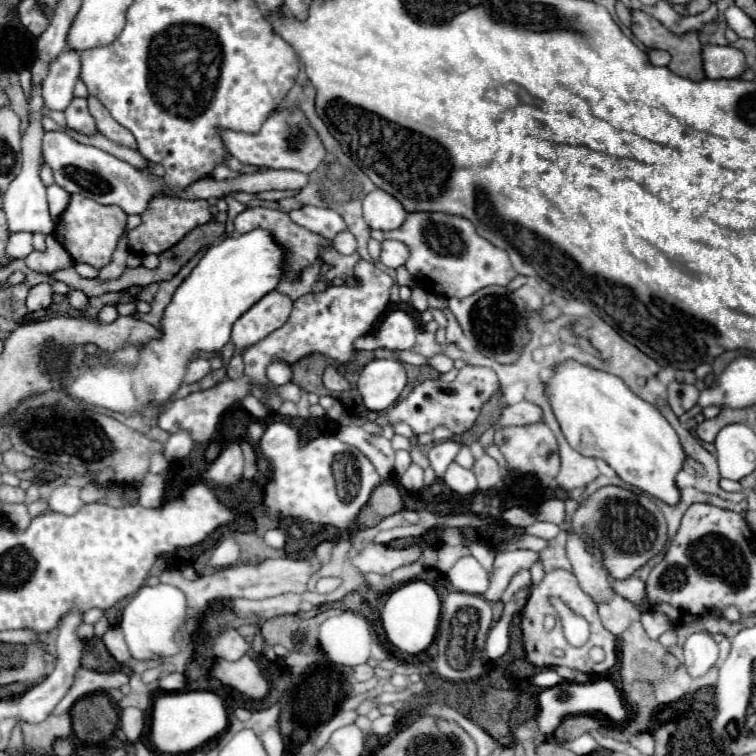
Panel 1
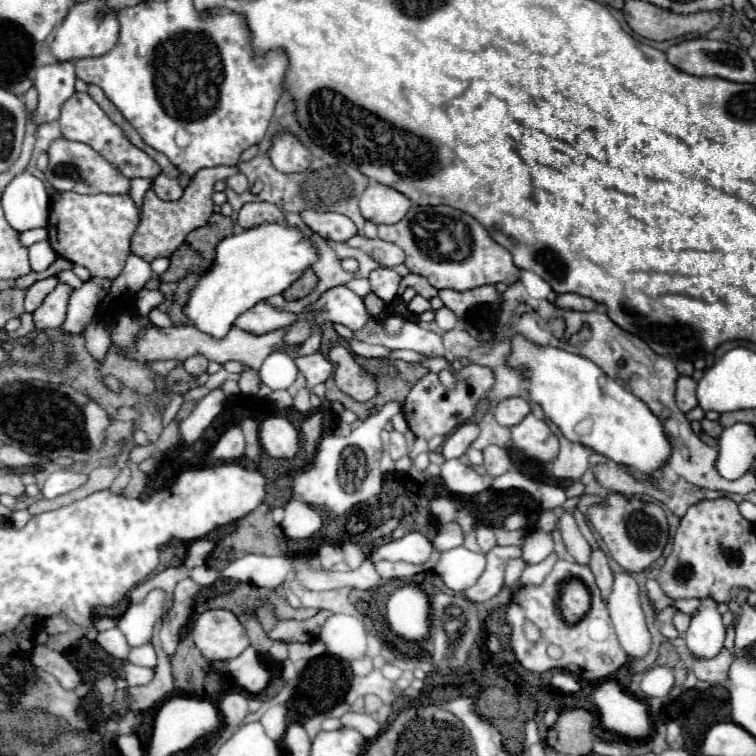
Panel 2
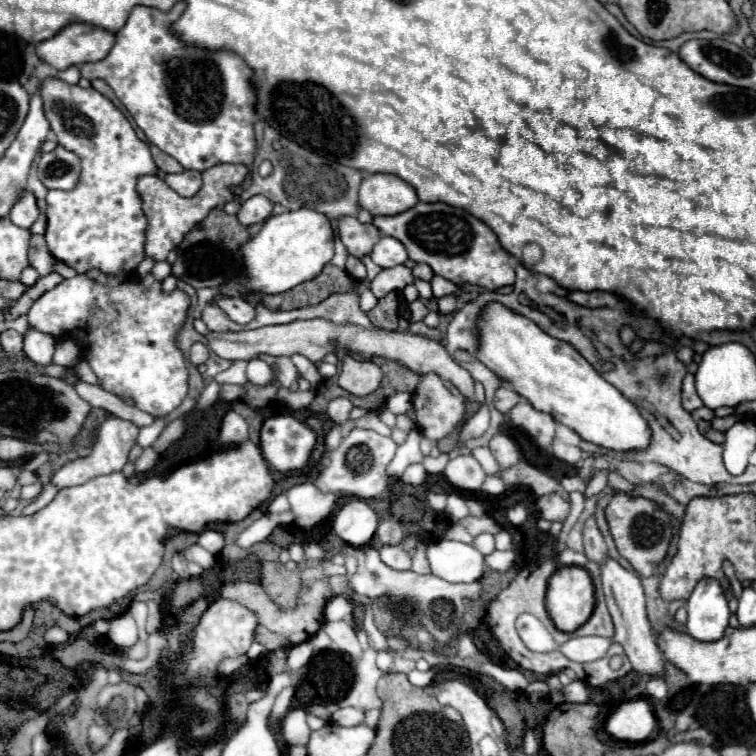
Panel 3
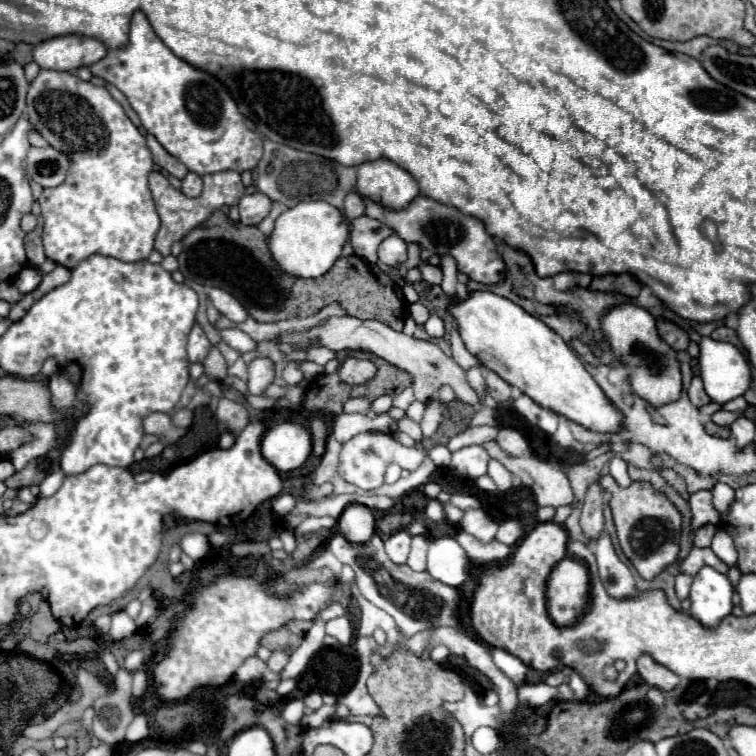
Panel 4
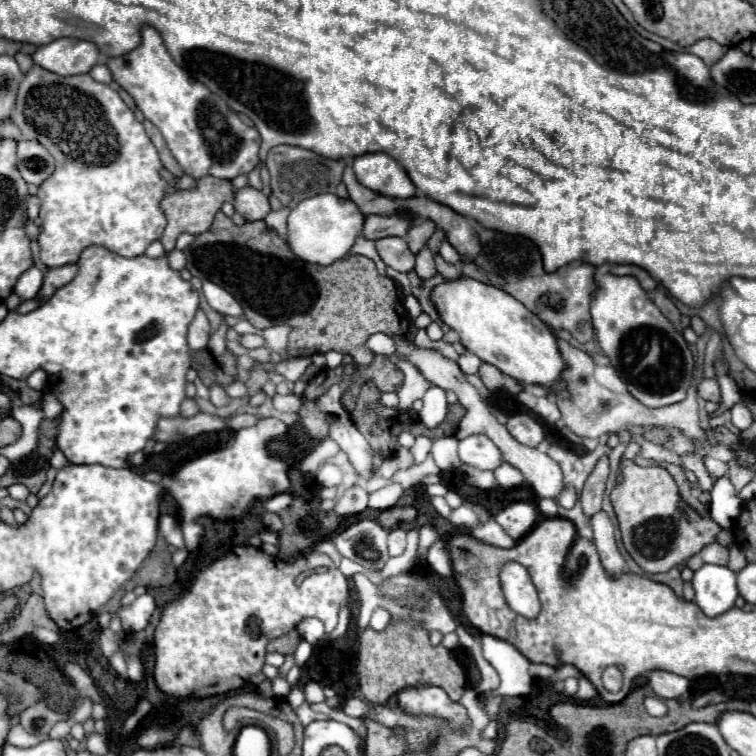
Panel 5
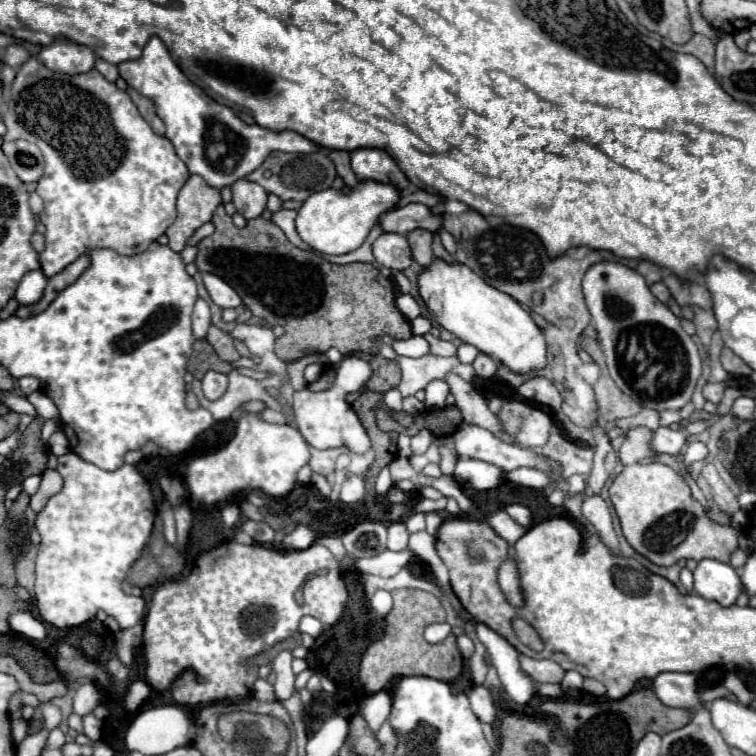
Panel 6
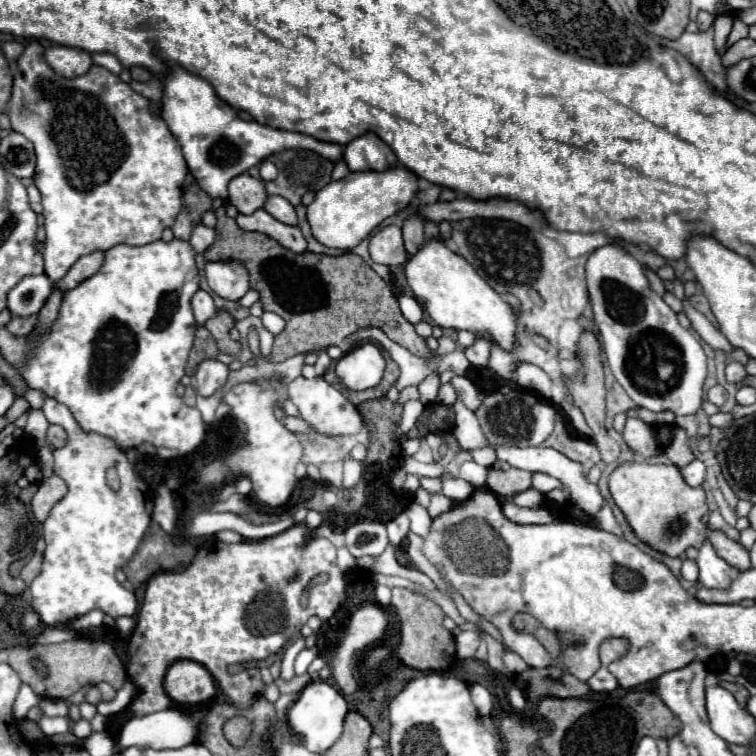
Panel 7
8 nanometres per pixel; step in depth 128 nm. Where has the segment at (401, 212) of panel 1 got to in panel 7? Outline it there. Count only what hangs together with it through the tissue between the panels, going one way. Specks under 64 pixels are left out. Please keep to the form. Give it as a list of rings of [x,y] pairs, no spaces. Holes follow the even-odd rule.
[[[374,132],[354,138],[344,148],[344,160],[350,170],[384,170],[396,164],[392,148],[382,142]]]

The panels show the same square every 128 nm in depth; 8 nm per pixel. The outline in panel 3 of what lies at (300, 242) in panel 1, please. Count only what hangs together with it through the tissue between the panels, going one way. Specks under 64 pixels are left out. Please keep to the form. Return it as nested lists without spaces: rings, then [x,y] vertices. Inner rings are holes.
[[[252,196],[242,202],[238,220],[240,224],[250,226],[250,224],[264,222],[266,218],[270,218],[270,214],[272,214],[272,202],[266,196]]]

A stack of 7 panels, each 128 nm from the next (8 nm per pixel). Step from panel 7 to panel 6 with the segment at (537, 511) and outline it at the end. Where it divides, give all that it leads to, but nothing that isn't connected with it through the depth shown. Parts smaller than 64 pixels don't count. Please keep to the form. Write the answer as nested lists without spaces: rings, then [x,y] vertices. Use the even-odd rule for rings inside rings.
[[[498,510],[498,512],[494,512],[492,516],[488,516],[488,522],[490,522],[492,528],[498,532],[498,536],[502,536],[504,540],[508,540],[510,544],[514,544],[514,542],[528,530],[526,526],[514,522],[504,510]]]

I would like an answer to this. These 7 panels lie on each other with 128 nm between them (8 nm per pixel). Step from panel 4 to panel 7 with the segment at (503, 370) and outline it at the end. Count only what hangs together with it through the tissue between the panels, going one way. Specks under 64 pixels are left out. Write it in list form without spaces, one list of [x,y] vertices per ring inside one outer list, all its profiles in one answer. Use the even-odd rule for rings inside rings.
[[[428,238],[424,246],[408,258],[404,264],[404,274],[414,298],[424,306],[424,310],[440,328],[470,330],[476,336],[486,336],[506,350],[514,346],[516,314],[510,304],[506,304],[500,294],[492,290],[462,256],[446,248],[442,240]]]

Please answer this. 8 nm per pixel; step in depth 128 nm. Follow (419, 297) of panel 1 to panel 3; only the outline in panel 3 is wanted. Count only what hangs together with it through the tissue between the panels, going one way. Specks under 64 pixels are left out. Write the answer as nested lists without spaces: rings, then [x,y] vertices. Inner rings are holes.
[[[414,300],[410,304],[410,322],[420,322],[420,320],[424,320],[426,314],[428,314],[428,308],[420,300]]]

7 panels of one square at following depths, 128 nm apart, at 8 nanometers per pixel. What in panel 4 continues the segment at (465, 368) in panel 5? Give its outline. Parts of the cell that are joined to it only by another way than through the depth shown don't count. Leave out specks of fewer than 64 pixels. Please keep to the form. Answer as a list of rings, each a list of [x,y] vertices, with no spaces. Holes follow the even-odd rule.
[[[472,366],[466,370],[466,378],[468,378],[468,384],[482,396],[486,392],[484,388],[484,374],[482,374],[482,366]]]

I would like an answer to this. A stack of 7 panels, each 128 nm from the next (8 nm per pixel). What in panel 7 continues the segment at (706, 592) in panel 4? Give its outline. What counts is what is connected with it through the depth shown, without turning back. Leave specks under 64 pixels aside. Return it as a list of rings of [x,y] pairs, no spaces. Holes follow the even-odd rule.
[[[704,540],[704,544],[698,548],[696,564],[700,568],[698,582],[706,588],[728,588],[734,578],[734,568],[716,554],[710,540]]]

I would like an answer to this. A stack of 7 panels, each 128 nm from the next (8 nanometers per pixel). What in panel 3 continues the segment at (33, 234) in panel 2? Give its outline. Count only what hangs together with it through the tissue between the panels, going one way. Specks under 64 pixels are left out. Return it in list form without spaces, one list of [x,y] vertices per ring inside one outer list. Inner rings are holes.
[[[38,200],[38,208],[40,208],[40,216],[34,222],[34,226],[30,228],[32,234],[44,234],[44,230],[46,230],[46,202]]]

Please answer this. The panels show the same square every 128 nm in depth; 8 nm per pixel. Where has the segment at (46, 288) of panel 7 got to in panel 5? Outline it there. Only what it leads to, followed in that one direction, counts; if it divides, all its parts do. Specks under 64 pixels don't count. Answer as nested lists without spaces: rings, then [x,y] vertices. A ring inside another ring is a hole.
[[[32,266],[28,272],[24,272],[20,276],[20,280],[14,286],[14,292],[20,296],[20,300],[30,300],[38,294],[42,282],[44,282],[44,272],[40,268]]]

